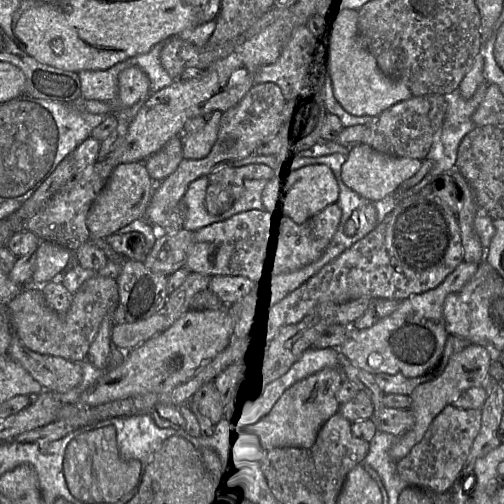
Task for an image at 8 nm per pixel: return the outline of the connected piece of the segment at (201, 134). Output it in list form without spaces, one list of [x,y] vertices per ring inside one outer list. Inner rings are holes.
[[[221,111],[208,114],[204,127],[189,135],[182,133],[182,156],[185,159],[198,160],[206,157],[217,139]]]

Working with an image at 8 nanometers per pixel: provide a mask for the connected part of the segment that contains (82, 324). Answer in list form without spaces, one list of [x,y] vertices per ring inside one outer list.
[[[95,276],[86,280],[72,295],[71,305],[65,313],[49,306],[41,288],[25,288],[8,304],[11,329],[26,348],[76,363],[86,359],[102,320],[119,304],[118,286],[114,278]]]

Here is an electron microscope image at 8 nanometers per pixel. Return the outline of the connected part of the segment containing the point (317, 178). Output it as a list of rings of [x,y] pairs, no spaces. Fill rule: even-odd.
[[[311,166],[297,173],[274,175],[269,179],[261,193],[262,208],[259,210],[275,218],[289,218],[303,224],[338,199],[339,186],[333,171],[327,166]]]

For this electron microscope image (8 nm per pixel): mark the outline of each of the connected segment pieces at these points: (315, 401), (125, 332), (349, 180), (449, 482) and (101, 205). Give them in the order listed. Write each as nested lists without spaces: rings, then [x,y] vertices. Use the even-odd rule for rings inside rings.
[[[327,367],[288,388],[259,426],[258,440],[262,450],[312,447],[320,428],[339,411],[336,393],[342,382],[342,371],[338,367]]]
[[[162,312],[136,322],[114,324],[110,340],[121,350],[130,350],[165,331],[173,322],[168,322]]]
[[[360,144],[349,151],[342,167],[342,179],[359,196],[378,201],[393,194],[405,180],[414,176],[420,170],[421,163],[418,159],[384,154],[367,144]]]
[[[446,406],[433,419],[423,438],[397,463],[399,477],[411,487],[417,487],[426,492],[445,493],[451,490],[480,432],[481,421],[481,409]]]
[[[143,162],[121,163],[115,166],[89,209],[86,226],[90,238],[106,238],[132,221],[143,217],[155,185]]]

